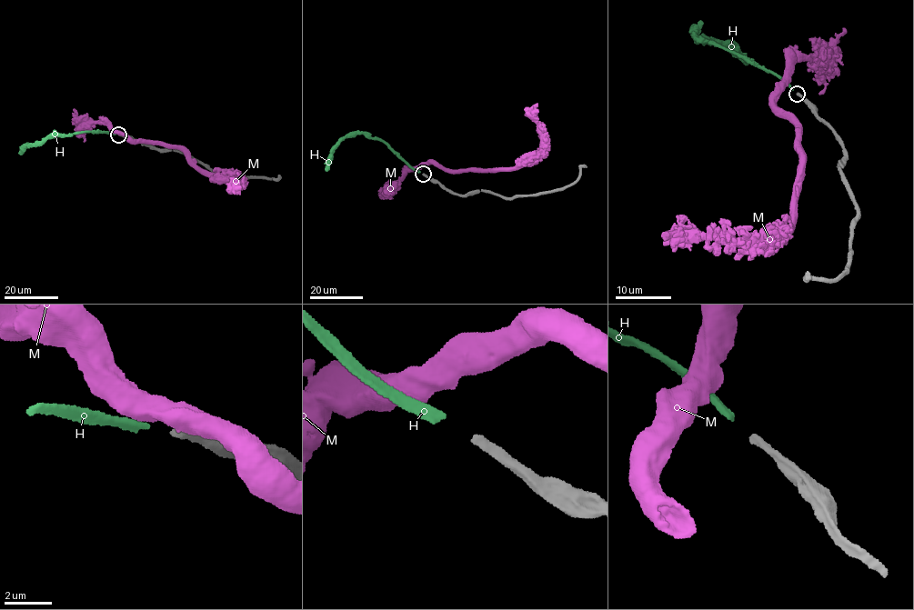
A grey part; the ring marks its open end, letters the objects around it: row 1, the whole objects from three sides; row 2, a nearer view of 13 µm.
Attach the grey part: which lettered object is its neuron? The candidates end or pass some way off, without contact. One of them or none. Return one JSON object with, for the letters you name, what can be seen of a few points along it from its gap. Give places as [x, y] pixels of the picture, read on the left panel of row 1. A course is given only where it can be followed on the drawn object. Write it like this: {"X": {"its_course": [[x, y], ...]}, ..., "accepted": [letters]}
{"H": {"its_course": [[115, 134], [85, 131], [48, 136], [28, 145], [20, 154]]}, "accepted": ["H"]}

